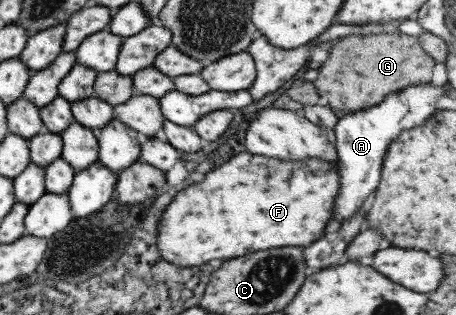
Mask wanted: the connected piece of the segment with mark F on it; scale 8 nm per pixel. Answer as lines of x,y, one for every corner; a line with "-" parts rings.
240,152
230,156
222,166
213,167
204,180
176,193
160,215
156,227
156,248
160,258
170,264
188,268
200,266
208,260
228,260
244,256
256,250
302,246
322,234
326,220
332,214
332,202
338,188
337,164
324,163
319,159
282,162
262,155

